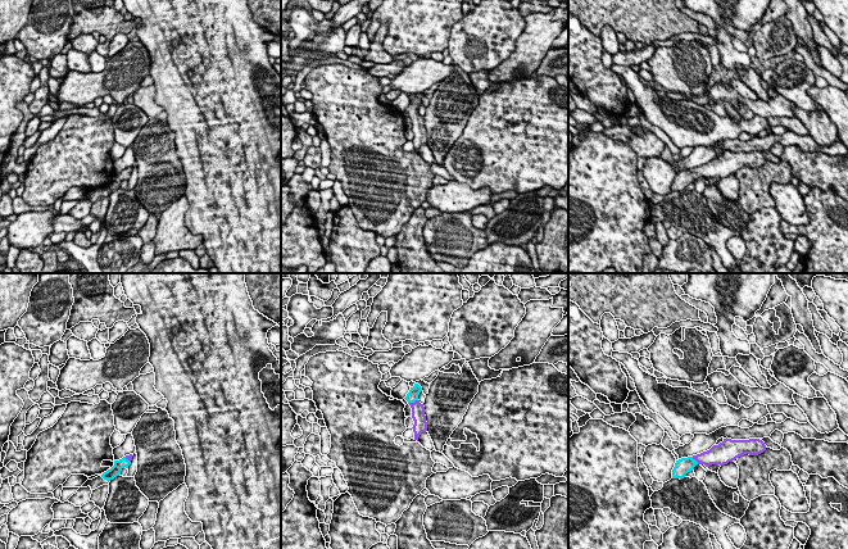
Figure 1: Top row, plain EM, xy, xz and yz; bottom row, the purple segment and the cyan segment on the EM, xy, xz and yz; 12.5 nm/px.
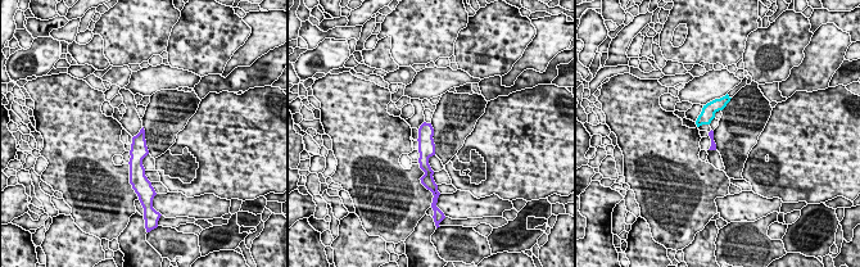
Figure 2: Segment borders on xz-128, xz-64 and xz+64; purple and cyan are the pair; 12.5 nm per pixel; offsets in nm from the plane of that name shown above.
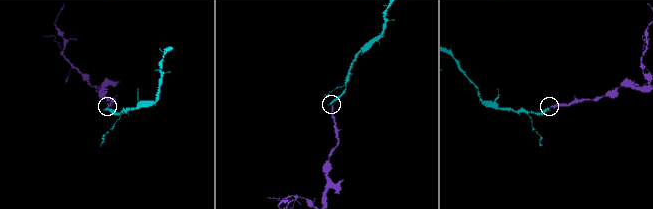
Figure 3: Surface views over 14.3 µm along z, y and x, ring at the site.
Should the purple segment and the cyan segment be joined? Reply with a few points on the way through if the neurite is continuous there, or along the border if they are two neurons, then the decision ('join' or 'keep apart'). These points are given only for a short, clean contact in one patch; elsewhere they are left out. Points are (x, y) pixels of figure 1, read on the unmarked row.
way xz (418, 128), (418, 122), (412, 116), (412, 108); join

